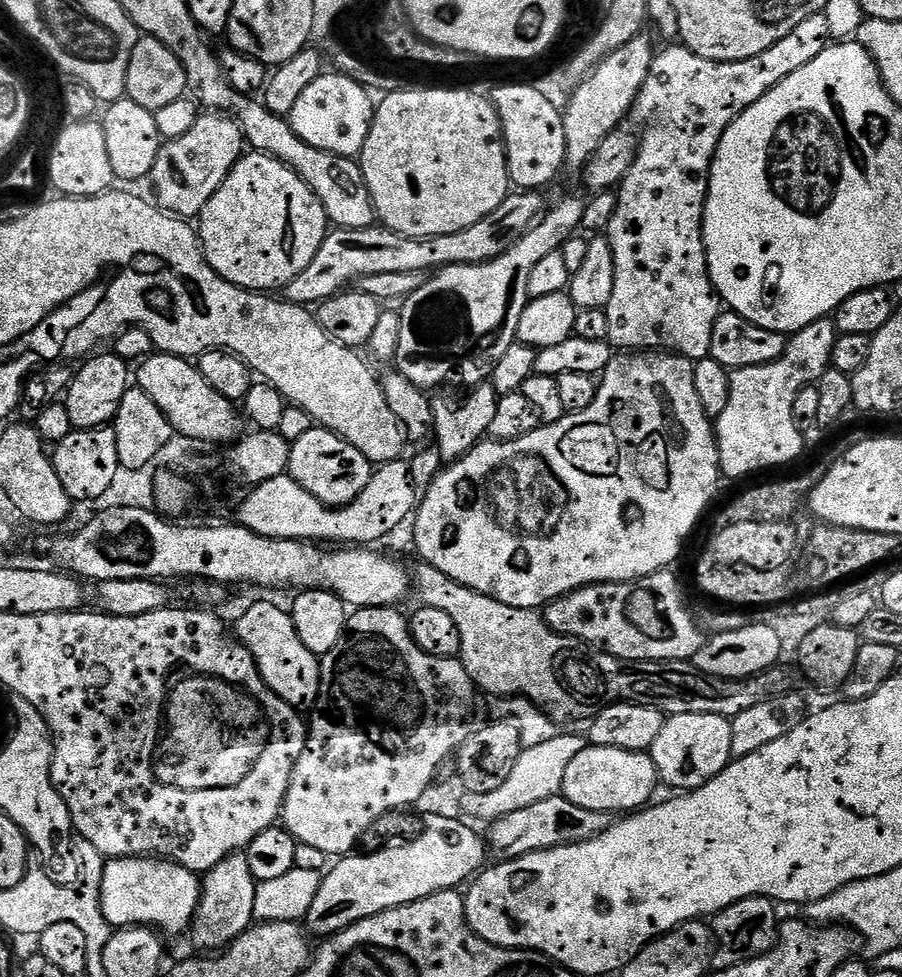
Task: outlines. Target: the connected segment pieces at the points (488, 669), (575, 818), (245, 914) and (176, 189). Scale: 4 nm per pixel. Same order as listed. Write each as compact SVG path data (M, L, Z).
M421 563L419 567L420 569L414 572L414 584L415 587L416 584L420 587L420 596L424 599L421 601L427 607L446 610L446 614L450 614L450 618L458 622L459 659L477 689L481 693L489 692L489 697L492 698L530 700L545 712L555 714L557 717L584 715L587 717L593 710L599 710L605 705L635 702L659 708L668 716L718 714L734 718L742 714L742 710L750 710L750 706L773 695L777 690L788 690L793 687L791 674L783 672L780 666L773 666L767 672L747 680L723 680L717 676L705 676L703 672L697 670L695 663L687 660L620 660L616 656L609 656L606 652L593 650L572 636L555 632L539 611L506 606L490 596L484 596L481 592L454 582L430 564Z
M561 794L546 798L542 802L534 802L534 806L525 806L523 810L514 810L514 814L506 814L491 821L487 825L486 844L491 851L493 848L500 855L497 857L515 858L531 852L586 842L602 834L612 823L614 823L613 813L586 810L586 806L574 806L574 802L570 802Z
M243 851L235 852L203 873L200 901L190 925L193 946L201 948L204 951L201 953L216 954L247 932L254 923L252 914L257 883L254 874L250 874L250 862Z
M215 110L201 113L198 122L194 124L189 133L182 134L182 138L167 140L161 145L150 173L150 181L152 180L152 184L156 188L157 205L183 219L197 217L205 208L206 202L220 189L222 182L228 177L229 170L243 156L245 144L243 132L231 115Z

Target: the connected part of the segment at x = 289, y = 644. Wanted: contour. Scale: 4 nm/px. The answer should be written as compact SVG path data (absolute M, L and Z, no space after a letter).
M260 600L241 614L240 621L234 627L234 635L250 650L260 668L260 677L266 681L271 692L278 694L290 707L297 710L303 709L303 704L315 705L320 696L320 660L310 650L306 650L306 646L302 646L302 638L298 638L298 630L294 630L291 611L284 609L283 612L278 605Z

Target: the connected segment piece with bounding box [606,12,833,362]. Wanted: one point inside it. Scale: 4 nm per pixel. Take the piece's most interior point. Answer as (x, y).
(663, 299)

